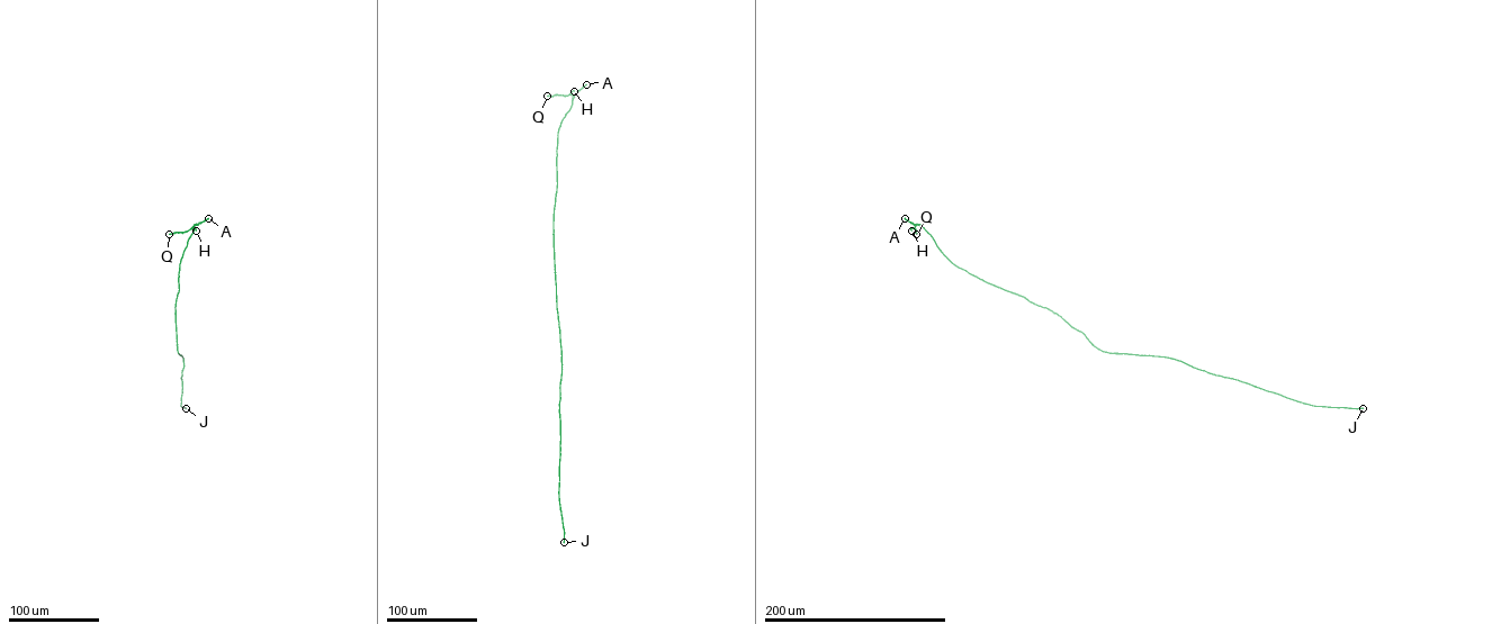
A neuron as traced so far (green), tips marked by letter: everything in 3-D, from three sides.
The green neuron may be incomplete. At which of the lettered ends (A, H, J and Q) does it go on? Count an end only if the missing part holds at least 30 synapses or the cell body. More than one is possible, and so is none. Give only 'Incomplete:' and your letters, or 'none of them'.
Incomplete: Q

